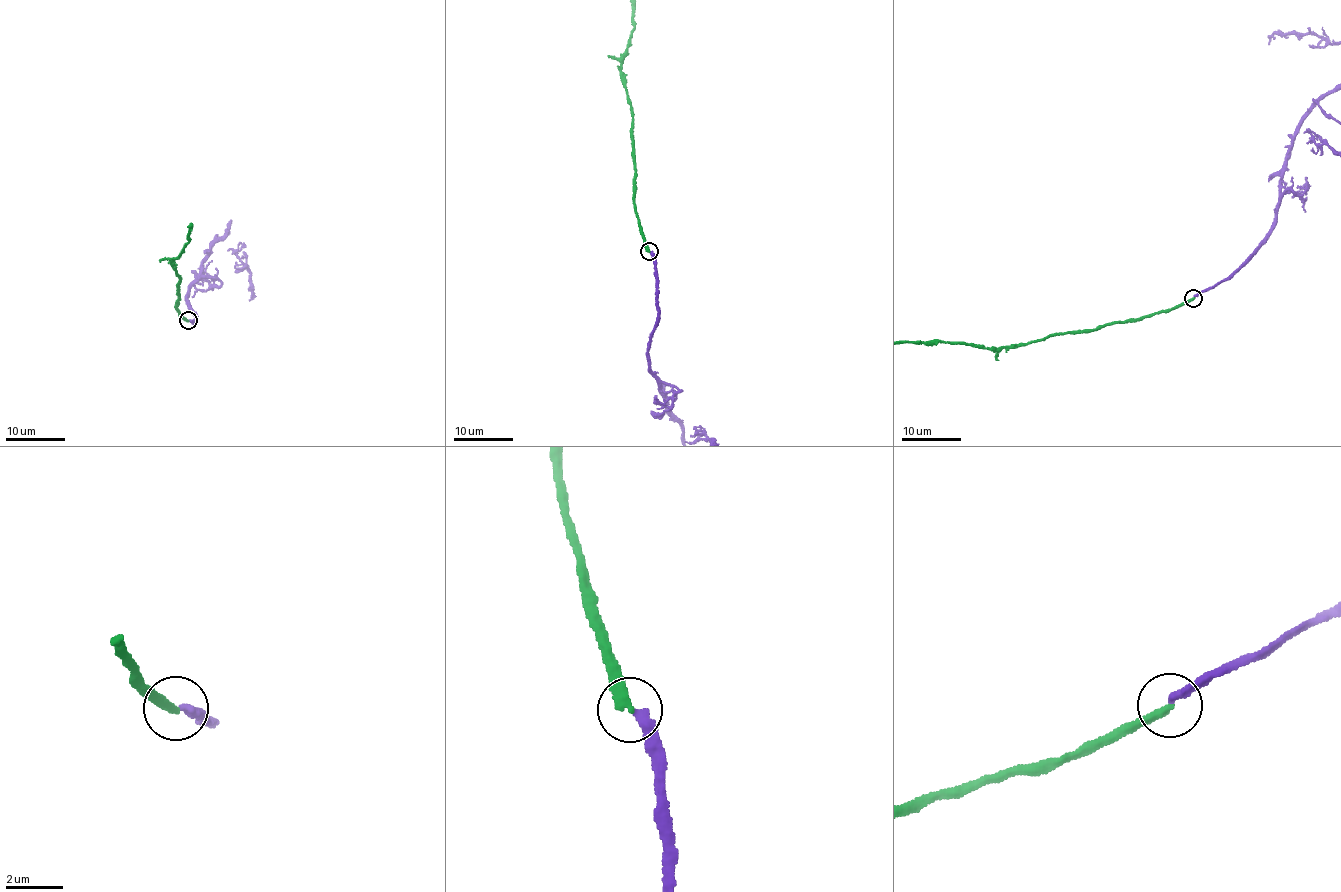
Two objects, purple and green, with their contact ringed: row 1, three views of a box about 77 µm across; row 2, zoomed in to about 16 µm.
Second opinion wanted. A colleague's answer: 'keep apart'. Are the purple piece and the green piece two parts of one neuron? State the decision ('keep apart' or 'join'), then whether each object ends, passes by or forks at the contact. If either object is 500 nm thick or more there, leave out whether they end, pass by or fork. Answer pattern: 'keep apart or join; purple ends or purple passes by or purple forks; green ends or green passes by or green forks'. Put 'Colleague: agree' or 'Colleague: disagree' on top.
Colleague: agree
keep apart; purple ends; green ends

